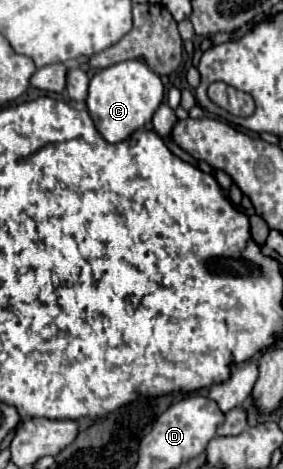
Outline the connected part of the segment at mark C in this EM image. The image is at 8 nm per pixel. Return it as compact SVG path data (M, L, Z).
M125 60L115 66L99 70L89 84L87 108L95 122L95 128L107 142L123 142L135 130L143 128L163 102L163 82L139 60Z

